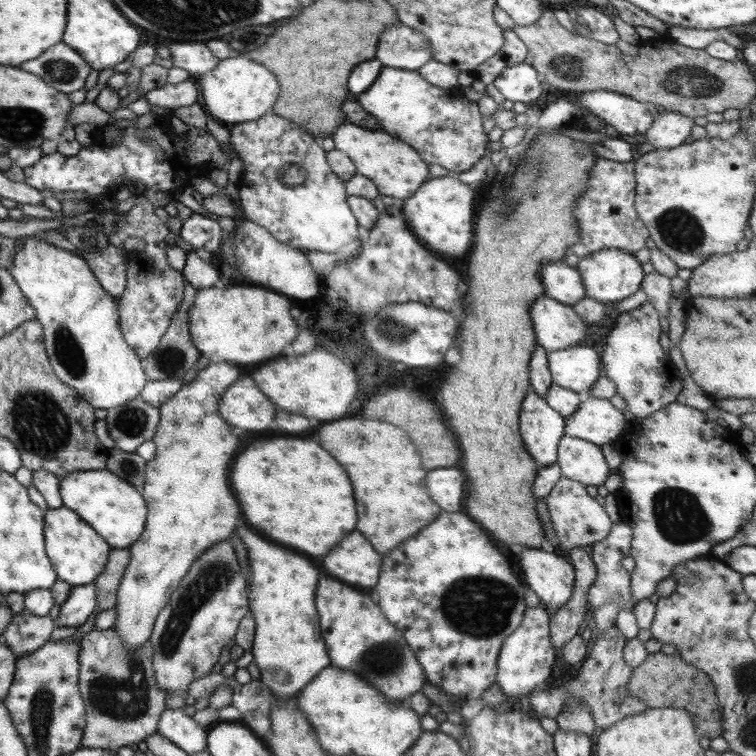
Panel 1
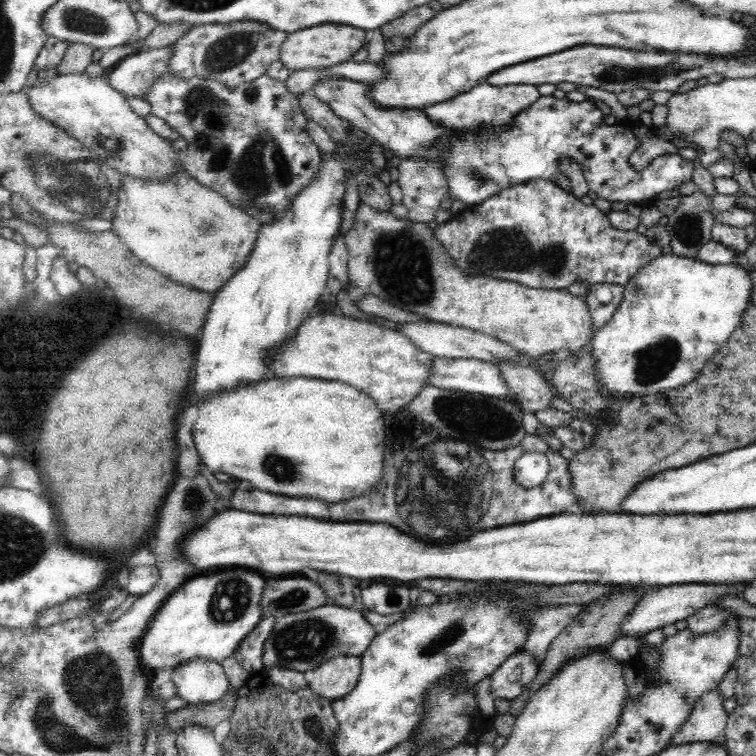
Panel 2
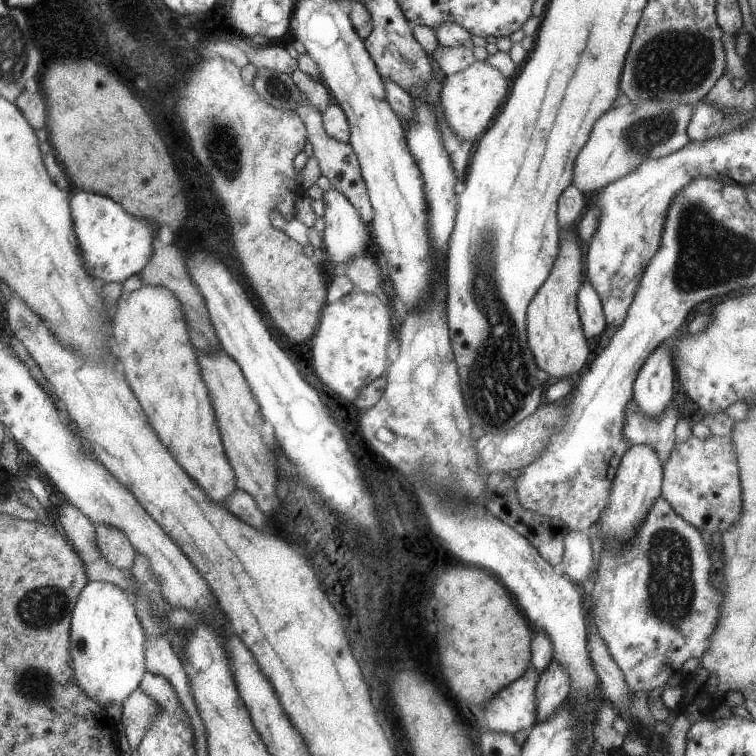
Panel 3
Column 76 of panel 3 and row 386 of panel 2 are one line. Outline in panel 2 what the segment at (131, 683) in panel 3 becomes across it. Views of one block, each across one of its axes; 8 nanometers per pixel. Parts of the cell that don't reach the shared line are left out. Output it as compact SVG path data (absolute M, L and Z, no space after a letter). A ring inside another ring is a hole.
M673 254L660 256L652 263L648 263L637 275L634 275L625 286L624 298L612 318L601 326L592 336L590 357L594 359L594 375L596 383L600 387L598 393L602 400L608 402L609 396L616 399L631 399L632 397L643 397L653 395L657 392L666 392L670 389L683 387L692 382L699 374L704 365L724 346L730 335L742 324L745 310L752 305L751 294L754 286L750 278L751 270L747 270L743 264L708 264L697 258L678 257Z

